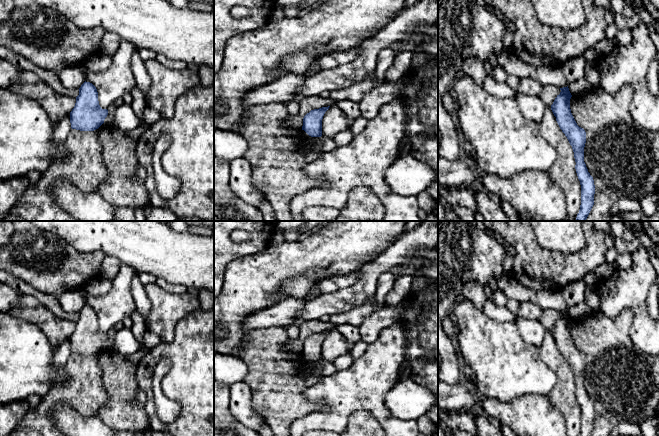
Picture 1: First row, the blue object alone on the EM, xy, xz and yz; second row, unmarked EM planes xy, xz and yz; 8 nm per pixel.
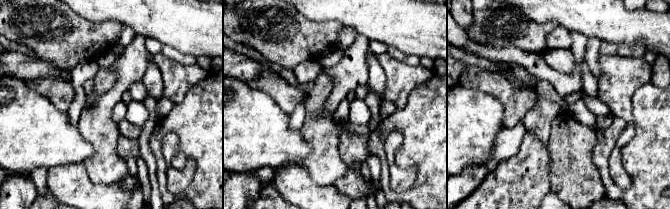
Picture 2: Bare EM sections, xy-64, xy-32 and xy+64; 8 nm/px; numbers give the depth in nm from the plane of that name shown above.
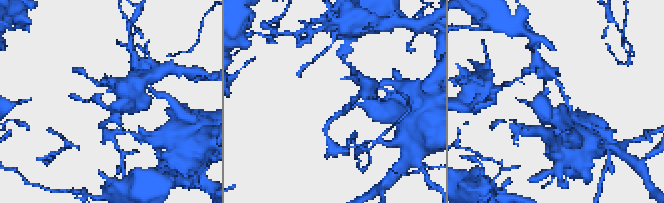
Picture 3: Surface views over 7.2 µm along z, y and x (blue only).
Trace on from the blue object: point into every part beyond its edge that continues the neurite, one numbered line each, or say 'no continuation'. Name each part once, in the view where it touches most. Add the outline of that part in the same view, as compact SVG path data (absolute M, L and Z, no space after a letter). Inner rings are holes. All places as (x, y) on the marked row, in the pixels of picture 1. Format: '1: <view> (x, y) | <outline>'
no continuation

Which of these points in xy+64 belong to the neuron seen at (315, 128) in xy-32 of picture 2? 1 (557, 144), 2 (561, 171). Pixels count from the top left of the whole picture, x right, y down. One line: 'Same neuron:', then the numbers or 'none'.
Same neuron: none

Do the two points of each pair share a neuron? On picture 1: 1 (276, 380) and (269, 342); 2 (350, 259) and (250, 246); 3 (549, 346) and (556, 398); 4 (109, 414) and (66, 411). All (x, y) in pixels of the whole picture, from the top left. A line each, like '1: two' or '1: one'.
1: one
2: two
3: one
4: two

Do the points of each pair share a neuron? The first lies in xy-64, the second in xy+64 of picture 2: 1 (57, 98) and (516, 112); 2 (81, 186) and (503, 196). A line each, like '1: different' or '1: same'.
1: same
2: different

